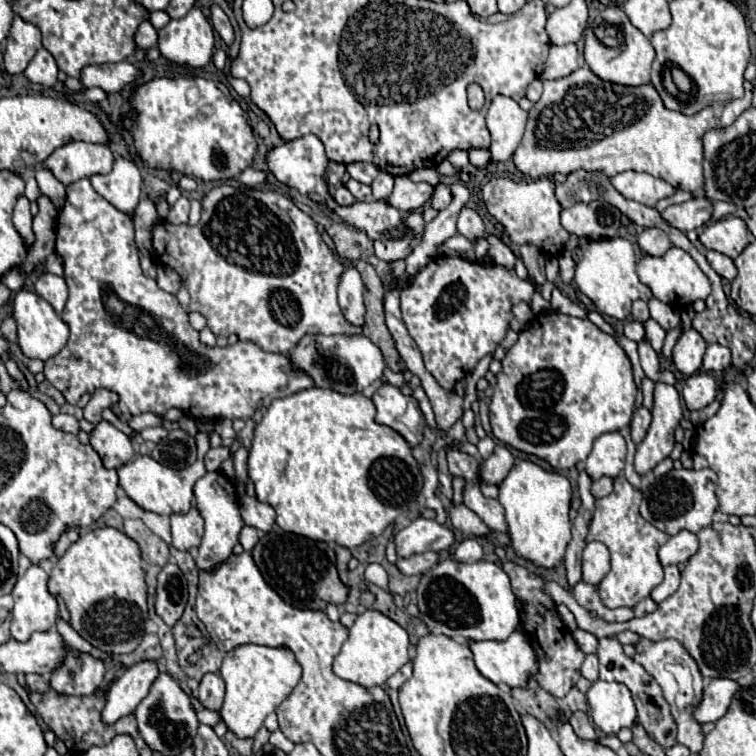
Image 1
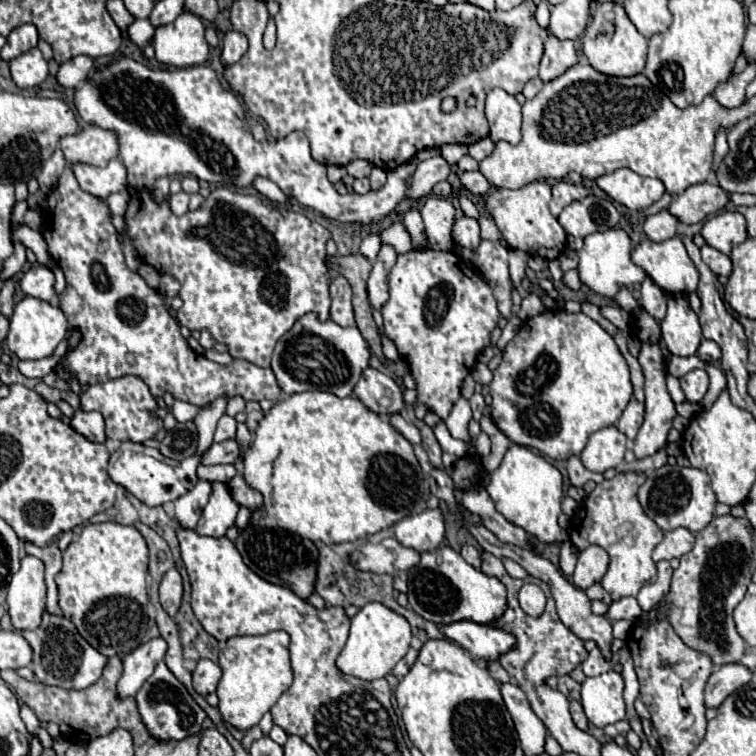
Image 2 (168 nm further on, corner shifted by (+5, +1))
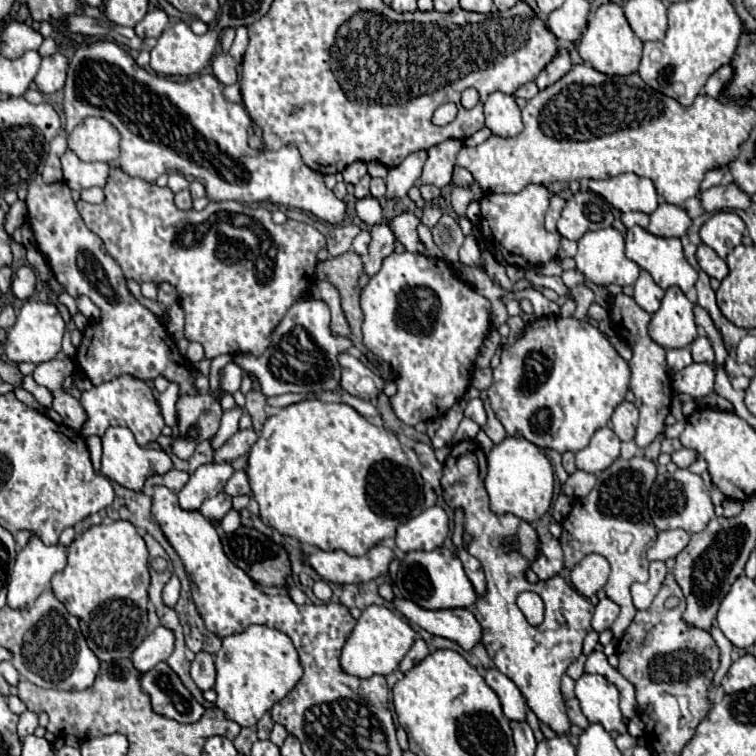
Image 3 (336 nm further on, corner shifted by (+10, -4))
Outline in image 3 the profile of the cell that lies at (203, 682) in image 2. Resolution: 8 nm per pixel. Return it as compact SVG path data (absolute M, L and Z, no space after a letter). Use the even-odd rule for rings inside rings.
M199 651L191 663L191 677L201 691L207 691L215 685L215 663L213 655L207 651Z

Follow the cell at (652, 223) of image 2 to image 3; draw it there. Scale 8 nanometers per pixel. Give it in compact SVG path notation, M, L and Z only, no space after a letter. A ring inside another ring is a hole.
M661 203L651 213L651 223L647 229L653 235L661 235L661 237L683 237L689 227L691 227L691 217L683 207Z

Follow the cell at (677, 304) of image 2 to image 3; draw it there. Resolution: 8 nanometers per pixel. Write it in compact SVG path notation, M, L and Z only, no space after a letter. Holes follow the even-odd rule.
M669 287L665 291L659 311L651 315L649 337L665 349L687 347L697 337L693 303L679 287Z

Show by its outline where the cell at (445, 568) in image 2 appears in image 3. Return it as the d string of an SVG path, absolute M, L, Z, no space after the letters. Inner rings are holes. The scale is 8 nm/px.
M437 547L433 551L411 551L401 557L401 565L397 571L397 587L405 599L415 601L423 609L453 609L453 607L469 607L477 601L477 593L467 579L461 559L455 551L447 547Z

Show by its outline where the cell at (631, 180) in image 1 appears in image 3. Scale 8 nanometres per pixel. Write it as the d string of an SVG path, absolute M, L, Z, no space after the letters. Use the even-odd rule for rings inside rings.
M623 173L605 181L591 179L589 187L619 211L641 211L649 215L659 205L653 181L635 173Z

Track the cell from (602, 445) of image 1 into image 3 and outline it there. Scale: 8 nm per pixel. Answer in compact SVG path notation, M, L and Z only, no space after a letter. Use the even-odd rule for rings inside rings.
M601 427L591 437L589 445L575 453L577 469L587 473L599 473L607 469L619 457L621 441L609 427Z

